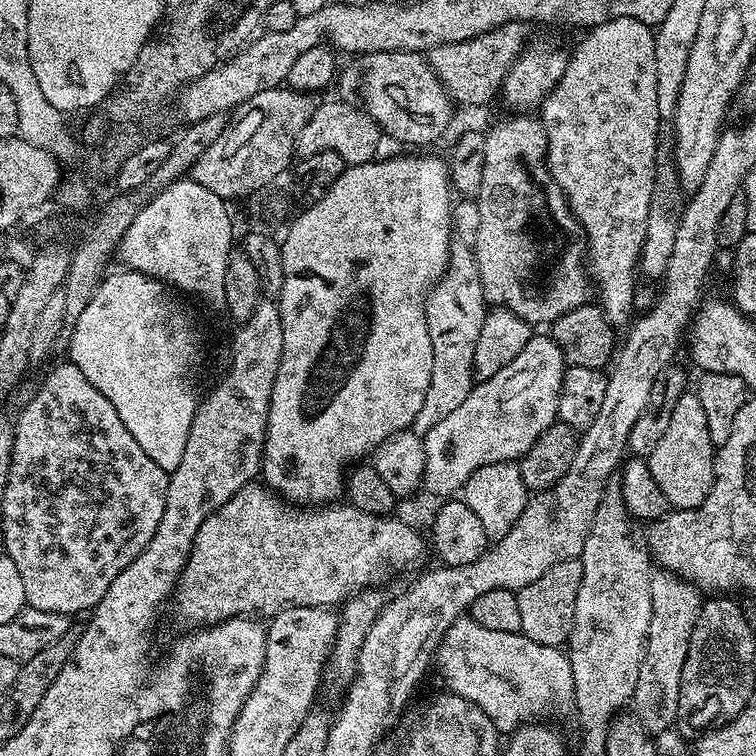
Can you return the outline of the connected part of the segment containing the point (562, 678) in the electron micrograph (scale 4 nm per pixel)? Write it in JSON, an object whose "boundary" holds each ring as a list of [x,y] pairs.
{"boundary":[[[461,618],[448,627],[440,647],[436,649],[434,660],[438,668],[440,664],[440,672],[448,683],[445,684],[447,691],[474,702],[504,734],[519,728],[531,717],[528,716],[531,712],[542,711],[544,704],[556,704],[560,696],[571,698],[574,694],[572,667],[563,647],[542,646],[542,642],[534,642],[520,632],[486,630],[486,626],[478,626],[478,622],[471,618]]]}

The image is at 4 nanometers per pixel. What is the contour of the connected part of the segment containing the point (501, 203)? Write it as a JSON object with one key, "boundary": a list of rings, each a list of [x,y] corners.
{"boundary":[[[512,114],[509,117],[485,131],[485,161],[482,166],[481,189],[476,197],[480,210],[480,227],[472,249],[482,280],[485,303],[502,306],[518,314],[518,318],[530,325],[548,326],[562,314],[589,303],[590,277],[586,271],[586,241],[580,225],[572,215],[572,209],[545,163],[548,139],[543,123],[532,114]]]}

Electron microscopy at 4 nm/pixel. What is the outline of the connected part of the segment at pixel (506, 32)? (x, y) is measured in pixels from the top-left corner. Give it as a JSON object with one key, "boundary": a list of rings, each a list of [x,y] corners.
{"boundary":[[[511,20],[509,24],[498,26],[486,34],[478,34],[462,42],[443,44],[427,53],[428,65],[457,105],[484,104],[495,92],[497,95],[503,89],[510,66],[526,47],[528,28],[527,23]]]}

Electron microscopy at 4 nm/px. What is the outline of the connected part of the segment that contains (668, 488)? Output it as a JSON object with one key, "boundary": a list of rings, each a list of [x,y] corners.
{"boundary":[[[686,390],[678,398],[672,412],[666,417],[662,438],[652,453],[646,457],[654,482],[666,494],[669,505],[677,508],[697,508],[706,502],[710,486],[714,482],[716,448],[710,442],[710,430],[706,427],[706,414],[702,402],[698,402],[695,391]]]}

